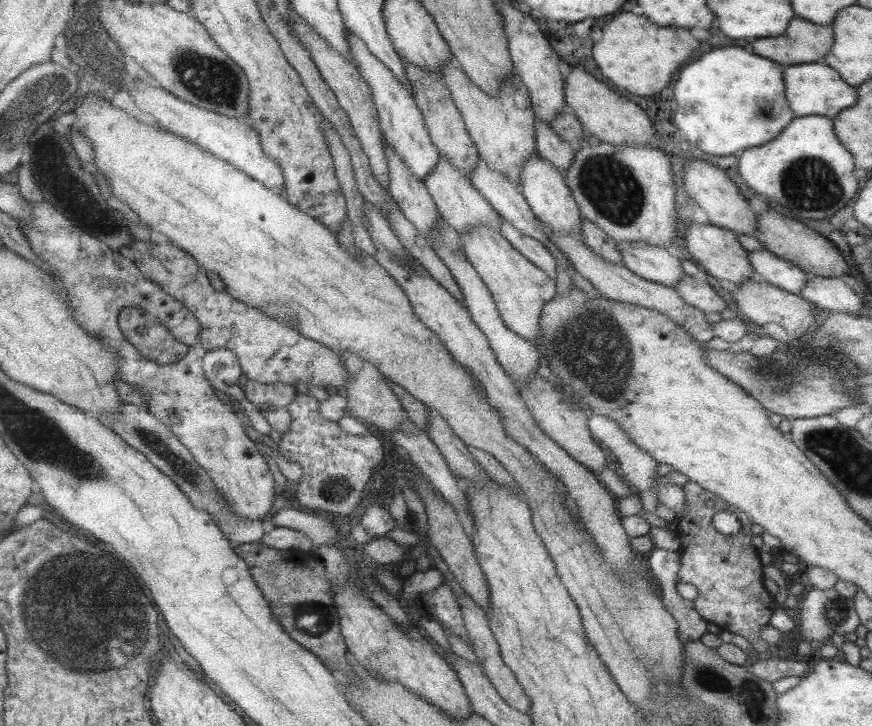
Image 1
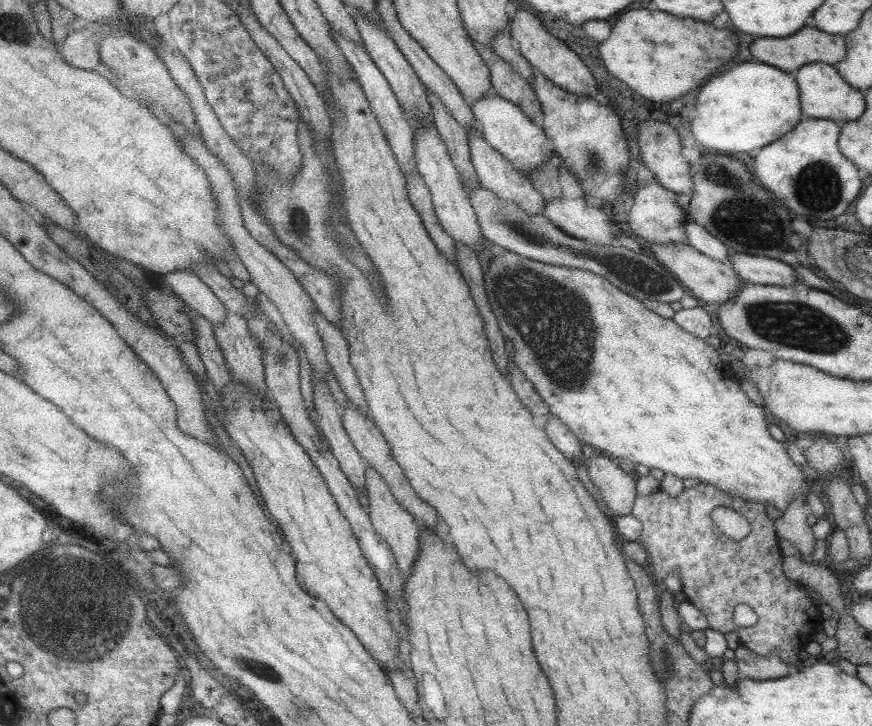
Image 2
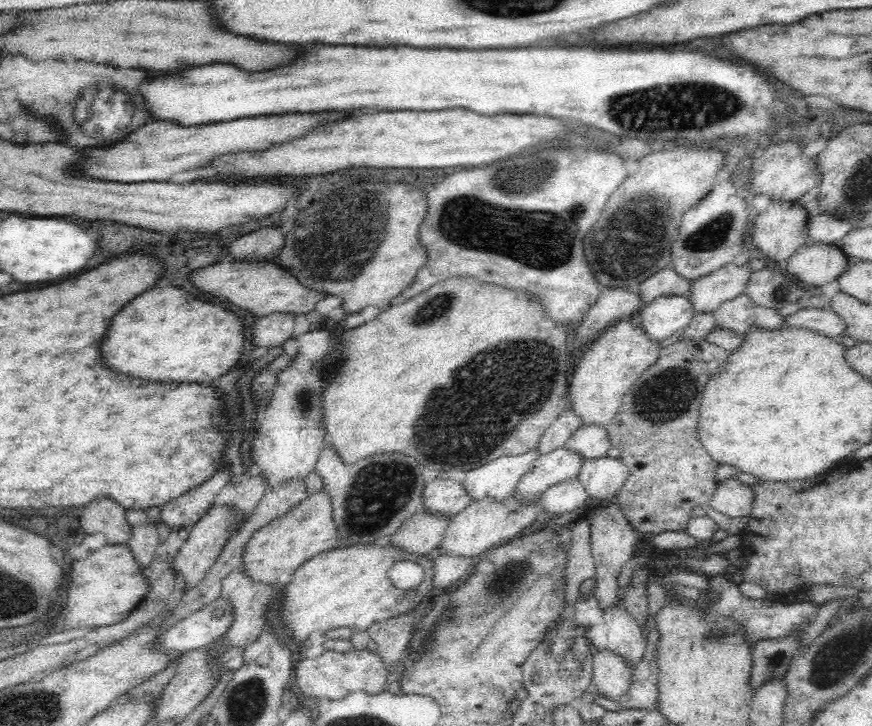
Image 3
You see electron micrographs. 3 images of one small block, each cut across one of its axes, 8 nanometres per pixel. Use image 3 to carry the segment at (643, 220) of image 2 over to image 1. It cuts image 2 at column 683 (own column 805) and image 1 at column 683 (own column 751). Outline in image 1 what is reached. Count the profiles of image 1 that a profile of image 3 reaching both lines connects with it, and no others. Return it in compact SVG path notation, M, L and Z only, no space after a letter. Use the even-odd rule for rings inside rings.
M684 220L681 229L685 230L682 234L684 244L692 259L697 261L697 264L699 264L700 268L703 270L704 275L709 275L719 280L728 280L735 285L749 280L749 278L756 277L753 269L751 269L751 263L749 263L749 259L747 259L747 251L741 248L741 244L737 241L737 234L732 230L719 228L711 223L693 222L693 220Z

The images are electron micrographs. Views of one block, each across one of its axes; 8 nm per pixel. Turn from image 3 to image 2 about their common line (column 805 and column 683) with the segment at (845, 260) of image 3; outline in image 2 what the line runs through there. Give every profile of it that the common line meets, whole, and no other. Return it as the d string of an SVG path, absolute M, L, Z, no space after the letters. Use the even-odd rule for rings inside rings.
M648 241L644 244L646 250L650 250L654 254L653 257L656 258L657 262L673 273L673 276L684 286L686 292L695 299L721 304L729 298L733 298L737 294L737 290L744 284L744 281L735 273L731 264L713 260L713 258L701 254L689 245L683 245L679 242L675 242L675 244L669 244L669 242L667 244L655 244L655 242Z

